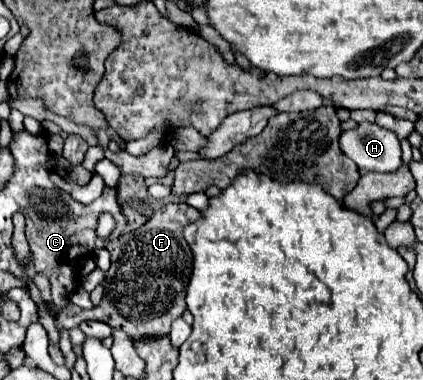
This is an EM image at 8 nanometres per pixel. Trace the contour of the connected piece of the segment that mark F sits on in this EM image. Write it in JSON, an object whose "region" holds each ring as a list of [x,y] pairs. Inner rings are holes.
{"region":[[[186,202],[168,204],[154,212],[154,216],[138,230],[126,232],[106,244],[112,254],[112,266],[104,280],[104,296],[98,308],[82,312],[76,304],[68,302],[56,316],[56,328],[74,328],[82,320],[102,320],[114,328],[122,328],[132,340],[140,336],[164,336],[170,324],[186,310],[186,288],[192,272],[192,250],[184,240],[184,228],[202,218],[202,212]]]}

